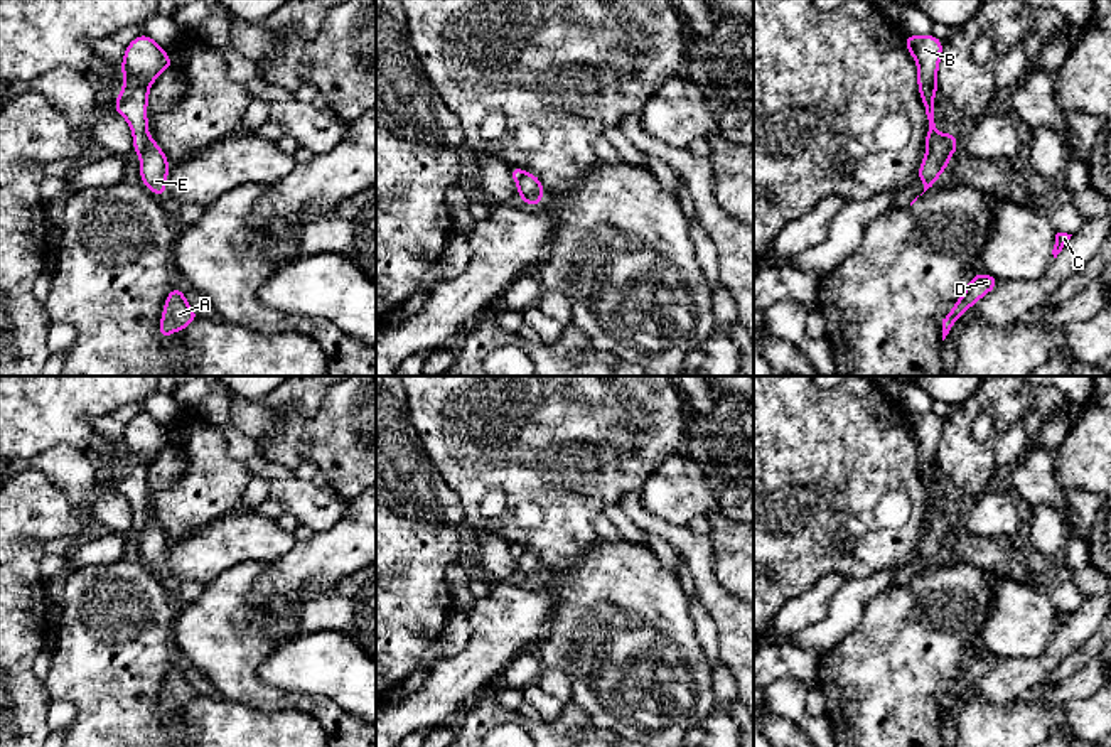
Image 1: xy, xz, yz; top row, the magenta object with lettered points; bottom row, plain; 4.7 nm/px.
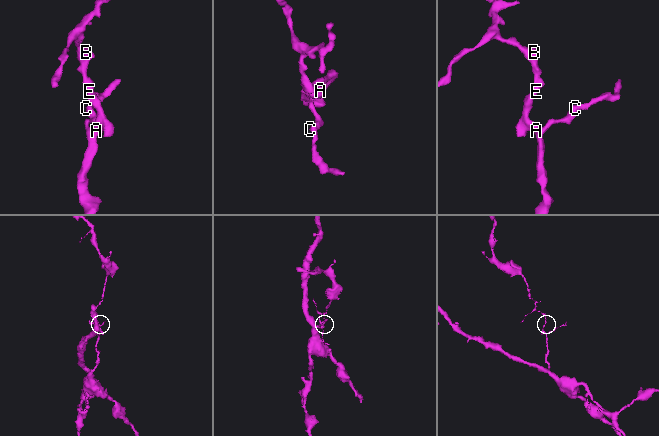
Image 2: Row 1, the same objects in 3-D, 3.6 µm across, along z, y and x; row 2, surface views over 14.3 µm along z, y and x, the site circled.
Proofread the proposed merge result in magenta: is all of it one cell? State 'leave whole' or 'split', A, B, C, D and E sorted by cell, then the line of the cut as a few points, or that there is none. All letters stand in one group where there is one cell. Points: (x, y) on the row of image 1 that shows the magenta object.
split; groups A C D E / B; cut xy (149, 135), (140, 155)

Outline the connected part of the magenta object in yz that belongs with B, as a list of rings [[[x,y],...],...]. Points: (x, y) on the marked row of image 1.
[[[905,35],[907,51],[917,62],[917,84],[919,93],[929,120],[926,135],[926,148],[931,145],[936,135],[934,123],[934,96],[937,93],[937,67],[941,62],[942,40],[931,35]]]

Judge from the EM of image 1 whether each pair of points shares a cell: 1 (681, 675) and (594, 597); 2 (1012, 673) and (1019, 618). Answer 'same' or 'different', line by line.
1: same
2: different

